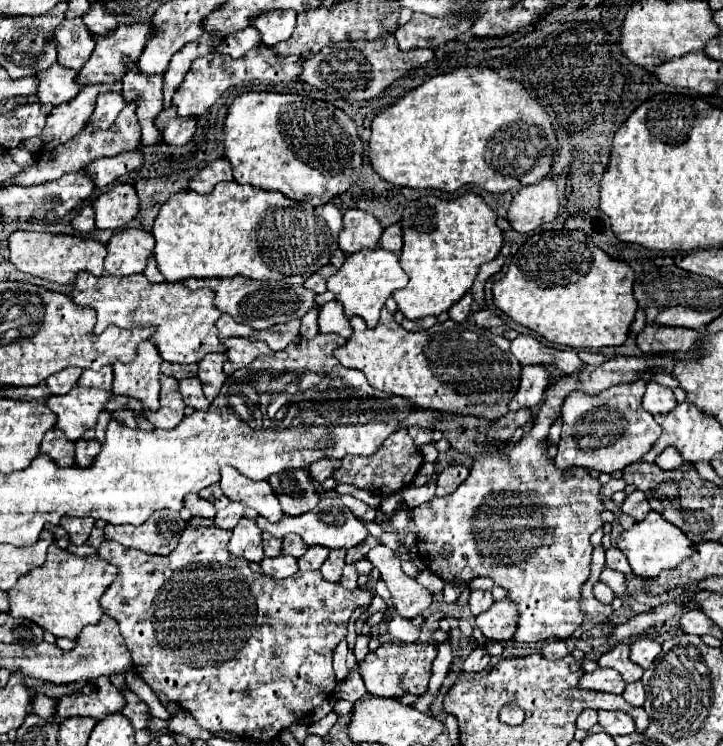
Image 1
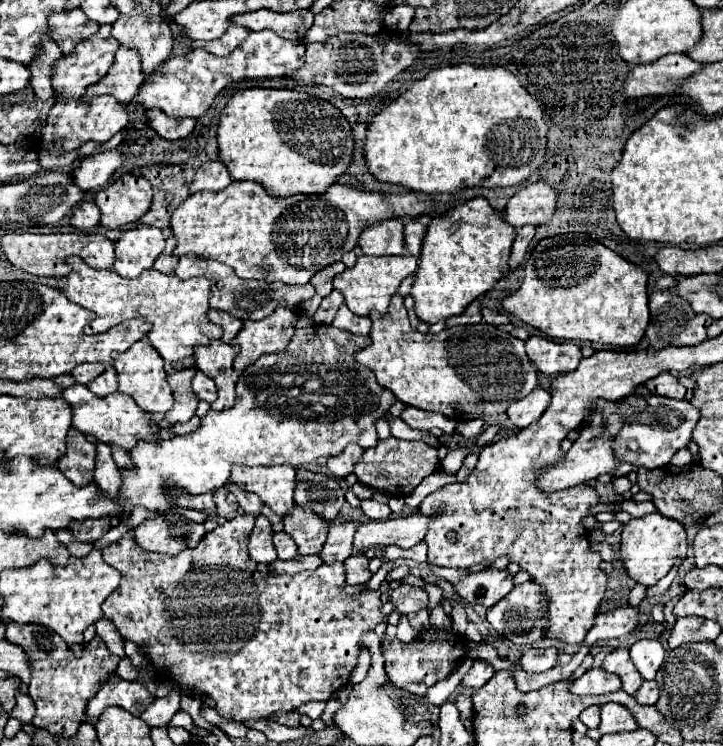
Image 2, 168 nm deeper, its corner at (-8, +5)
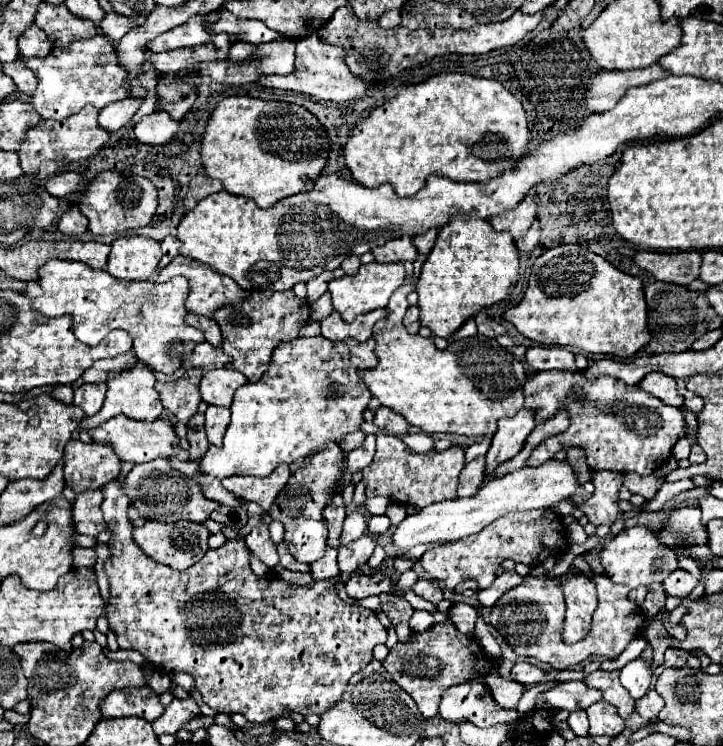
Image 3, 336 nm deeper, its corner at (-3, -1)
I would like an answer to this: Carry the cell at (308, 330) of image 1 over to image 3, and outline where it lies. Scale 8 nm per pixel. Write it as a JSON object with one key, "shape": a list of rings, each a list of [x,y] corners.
{"shape":[[[325,293],[323,297],[319,297],[317,301],[313,301],[311,303],[311,321],[323,321],[329,313],[333,311],[333,305],[331,305],[331,295],[329,293]]]}

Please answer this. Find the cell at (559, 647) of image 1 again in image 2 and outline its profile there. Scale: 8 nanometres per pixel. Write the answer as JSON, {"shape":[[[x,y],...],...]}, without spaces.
{"shape":[[[528,647],[522,651],[520,667],[528,673],[542,673],[542,671],[548,671],[550,667],[554,667],[556,657],[558,657],[558,651],[554,647],[546,647],[546,649]]]}

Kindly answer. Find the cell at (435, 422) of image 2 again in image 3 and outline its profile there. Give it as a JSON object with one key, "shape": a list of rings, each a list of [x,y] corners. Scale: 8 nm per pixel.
{"shape":[[[379,407],[377,413],[375,413],[373,423],[379,429],[383,429],[385,433],[391,433],[391,435],[407,435],[411,431],[409,421],[403,415],[399,415],[393,409],[389,409],[389,407]]]}

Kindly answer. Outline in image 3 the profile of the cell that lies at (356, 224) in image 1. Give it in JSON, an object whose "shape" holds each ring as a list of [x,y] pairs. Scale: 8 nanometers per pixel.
{"shape":[[[411,237],[391,239],[381,247],[371,249],[371,255],[377,263],[395,263],[395,261],[415,261],[417,249],[411,243]]]}

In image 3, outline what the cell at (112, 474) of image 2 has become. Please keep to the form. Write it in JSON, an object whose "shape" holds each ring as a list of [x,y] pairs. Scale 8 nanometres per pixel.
{"shape":[[[119,479],[115,481],[109,481],[107,485],[103,485],[103,517],[111,529],[111,541],[109,541],[109,551],[111,551],[111,557],[105,561],[105,573],[109,575],[109,593],[111,593],[111,599],[107,603],[107,621],[109,621],[109,629],[115,631],[117,635],[117,643],[121,649],[137,649],[141,655],[145,655],[145,659],[165,671],[165,673],[173,673],[173,671],[185,671],[189,673],[193,679],[195,679],[195,685],[199,689],[199,693],[205,697],[205,703],[209,707],[213,707],[215,711],[219,713],[227,713],[227,715],[233,715],[233,713],[241,713],[247,717],[247,721],[251,723],[267,723],[267,721],[273,721],[277,717],[289,717],[291,713],[299,713],[299,715],[323,715],[327,709],[331,709],[331,705],[335,705],[345,687],[347,687],[347,681],[359,673],[365,665],[371,663],[373,659],[373,647],[377,643],[385,643],[387,639],[387,629],[381,625],[381,621],[377,619],[377,613],[371,611],[371,609],[363,609],[363,607],[357,607],[357,605],[347,605],[339,599],[337,595],[337,583],[339,583],[339,575],[337,577],[331,577],[331,579],[325,579],[325,581],[311,581],[309,585],[291,585],[283,579],[267,579],[267,577],[257,577],[251,567],[249,567],[249,557],[251,557],[251,551],[247,549],[243,537],[237,537],[237,539],[227,539],[223,547],[219,549],[209,549],[205,553],[205,557],[201,561],[197,561],[195,565],[191,565],[191,569],[185,569],[185,571],[177,571],[169,565],[163,565],[163,563],[157,563],[153,561],[151,557],[147,557],[139,545],[135,545],[133,537],[131,537],[131,521],[127,517],[127,507],[129,507],[129,497],[123,493],[123,485]]]}

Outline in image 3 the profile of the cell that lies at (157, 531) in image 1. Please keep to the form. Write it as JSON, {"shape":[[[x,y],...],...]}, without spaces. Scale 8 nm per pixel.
{"shape":[[[147,521],[143,527],[133,529],[133,539],[143,549],[145,555],[179,571],[191,567],[205,555],[205,551],[209,549],[207,537],[209,537],[209,531],[201,523],[191,523],[191,521],[177,521],[177,523]]]}

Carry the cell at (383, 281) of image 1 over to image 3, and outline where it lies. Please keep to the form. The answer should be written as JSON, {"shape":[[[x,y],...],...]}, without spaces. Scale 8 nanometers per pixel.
{"shape":[[[369,263],[369,265],[361,265],[359,273],[353,277],[341,277],[341,279],[333,279],[329,283],[329,293],[333,297],[333,307],[335,311],[341,313],[343,321],[355,321],[359,315],[381,309],[389,303],[389,297],[393,295],[393,291],[403,285],[405,279],[405,267],[403,263]]]}

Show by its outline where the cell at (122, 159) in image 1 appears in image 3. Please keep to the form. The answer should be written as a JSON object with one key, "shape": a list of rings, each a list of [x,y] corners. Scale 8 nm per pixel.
{"shape":[[[75,171],[59,173],[59,175],[51,177],[51,179],[45,183],[45,187],[47,187],[47,191],[49,191],[53,197],[65,197],[65,195],[69,195],[69,193],[73,193],[73,191],[79,189],[81,179],[83,179],[83,175],[81,175],[81,173],[75,173]]]}

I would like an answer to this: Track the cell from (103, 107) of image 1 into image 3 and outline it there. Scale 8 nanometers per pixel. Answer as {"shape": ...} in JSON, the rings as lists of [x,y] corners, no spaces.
{"shape":[[[85,105],[79,113],[65,117],[63,121],[55,121],[55,119],[41,119],[39,125],[35,125],[33,129],[27,131],[19,153],[19,163],[21,169],[25,171],[25,175],[29,179],[47,179],[47,175],[59,173],[67,163],[71,161],[81,161],[87,157],[93,157],[109,139],[109,131],[103,129],[97,123],[97,115],[99,109],[95,109],[93,105]]]}

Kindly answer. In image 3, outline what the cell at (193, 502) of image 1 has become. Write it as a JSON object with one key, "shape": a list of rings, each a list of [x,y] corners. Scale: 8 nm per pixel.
{"shape":[[[155,459],[149,463],[135,465],[129,471],[123,487],[125,487],[125,493],[129,495],[131,503],[137,507],[139,515],[143,515],[145,519],[161,521],[161,523],[173,523],[179,519],[203,523],[205,519],[209,519],[211,511],[215,511],[219,507],[219,503],[207,499],[191,479],[187,479],[187,477],[183,477],[183,473],[175,471],[167,463],[167,459]]]}

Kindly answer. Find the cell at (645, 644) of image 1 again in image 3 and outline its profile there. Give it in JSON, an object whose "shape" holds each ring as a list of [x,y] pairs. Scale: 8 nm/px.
{"shape":[[[637,657],[621,669],[621,685],[631,693],[633,699],[639,699],[647,693],[651,685],[651,675],[653,675],[651,663]]]}

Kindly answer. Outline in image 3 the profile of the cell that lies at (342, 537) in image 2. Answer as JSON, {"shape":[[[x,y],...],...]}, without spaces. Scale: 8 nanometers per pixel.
{"shape":[[[351,513],[351,515],[347,515],[345,523],[343,523],[341,537],[339,537],[341,547],[347,547],[349,543],[353,543],[365,531],[367,531],[367,515],[363,515],[363,513]]]}

